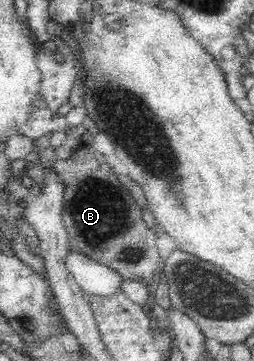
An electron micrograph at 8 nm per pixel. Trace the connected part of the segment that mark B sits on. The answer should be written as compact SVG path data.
M91 145L72 149L70 158L55 160L55 167L60 172L60 182L64 186L63 222L69 239L69 251L83 253L88 259L111 267L125 282L138 282L147 287L162 261L154 241L157 233L142 220L138 202L132 197L131 191L120 183L102 153Z

